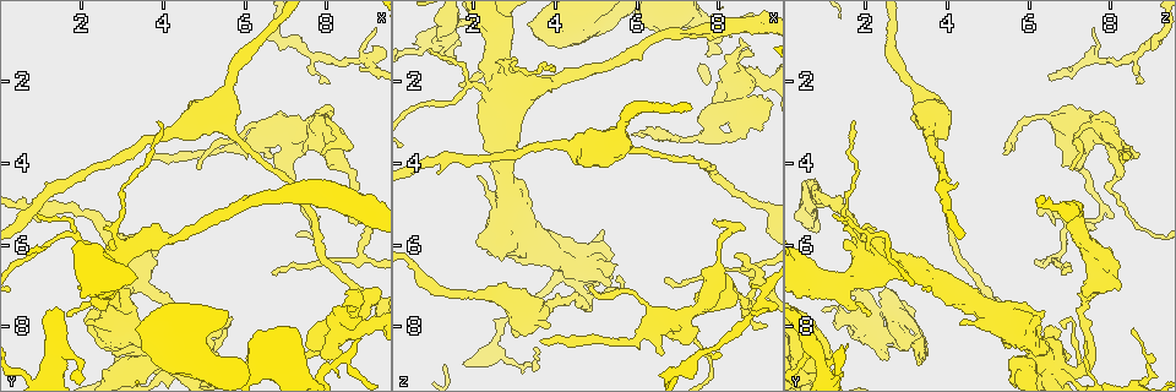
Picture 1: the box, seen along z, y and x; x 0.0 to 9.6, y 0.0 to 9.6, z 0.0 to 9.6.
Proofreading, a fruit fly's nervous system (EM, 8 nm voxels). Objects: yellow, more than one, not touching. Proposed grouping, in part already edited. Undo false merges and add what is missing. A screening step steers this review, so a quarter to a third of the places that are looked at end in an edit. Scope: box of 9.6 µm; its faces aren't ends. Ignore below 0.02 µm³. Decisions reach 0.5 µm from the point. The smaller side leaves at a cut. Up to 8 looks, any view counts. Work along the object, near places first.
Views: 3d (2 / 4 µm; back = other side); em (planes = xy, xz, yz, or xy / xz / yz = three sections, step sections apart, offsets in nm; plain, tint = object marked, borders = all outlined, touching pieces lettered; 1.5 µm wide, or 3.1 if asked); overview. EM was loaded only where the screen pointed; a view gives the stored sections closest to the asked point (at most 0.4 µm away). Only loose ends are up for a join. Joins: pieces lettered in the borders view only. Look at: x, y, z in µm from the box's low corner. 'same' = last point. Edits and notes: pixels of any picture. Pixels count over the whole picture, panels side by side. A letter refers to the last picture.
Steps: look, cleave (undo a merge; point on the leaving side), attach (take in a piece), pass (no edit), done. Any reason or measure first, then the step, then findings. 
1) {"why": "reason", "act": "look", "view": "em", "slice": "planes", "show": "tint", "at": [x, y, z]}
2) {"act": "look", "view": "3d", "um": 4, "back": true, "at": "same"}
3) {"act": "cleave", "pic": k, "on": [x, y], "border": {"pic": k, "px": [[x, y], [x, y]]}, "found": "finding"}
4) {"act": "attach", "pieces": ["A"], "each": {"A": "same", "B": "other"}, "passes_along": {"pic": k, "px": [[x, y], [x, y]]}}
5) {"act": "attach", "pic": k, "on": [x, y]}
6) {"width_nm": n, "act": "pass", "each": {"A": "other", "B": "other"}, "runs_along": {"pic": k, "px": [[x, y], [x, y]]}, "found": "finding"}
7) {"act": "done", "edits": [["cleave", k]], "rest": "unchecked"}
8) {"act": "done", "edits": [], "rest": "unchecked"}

{"why": "an open end", "act": "look", "view": "3d", "um": 4, "at": [1.60, 7.70, 2.10]}

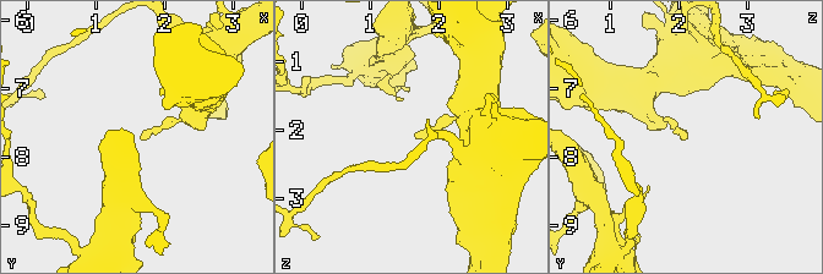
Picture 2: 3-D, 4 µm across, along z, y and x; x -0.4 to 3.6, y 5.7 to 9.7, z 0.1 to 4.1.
{"why": "need the tissue", "act": "look", "view": "em", "slice": "planes", "show": "borders", "at": [1.70, 7.80, 2.10]}

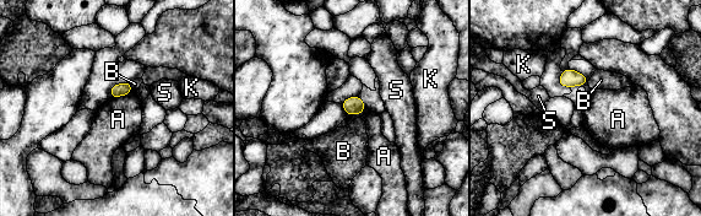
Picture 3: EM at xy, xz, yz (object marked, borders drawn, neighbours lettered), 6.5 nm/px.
{"width_nm": 80, "act": "pass", "each": {"A": "other", "B": "other", "K": "other", "S": "other"}, "border": {"pic": 3, "px": [[131, 91], [110, 98]]}, "found": "no lettered piece goes on from it"}

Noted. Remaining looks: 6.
{"act": "look", "view": "em", "slice": "planes", "show": "borders", "at": [6.70, 6.65, 6.80]}

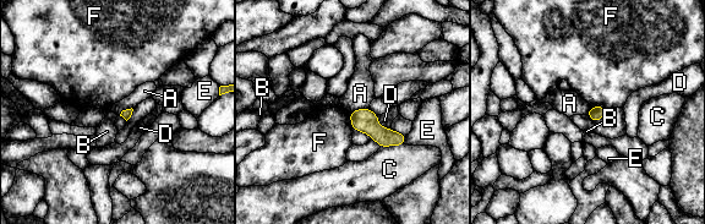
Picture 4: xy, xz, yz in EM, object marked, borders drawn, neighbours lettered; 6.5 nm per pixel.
{"act": "pass", "each": {"A": "other", "B": "other", "C": "other", "D": "other", "E": "other", "F": "other"}, "border": {"pic": 4, "px": [[367, 108], [358, 108], [350, 113]]}, "found": "no lettered piece goes on from it"}

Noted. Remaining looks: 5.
{"why": "branch stops here", "act": "look", "view": "em", "slice": "yz", "step": 4, "show": "tint", "at": [8.85, 7.70, 1.35]}

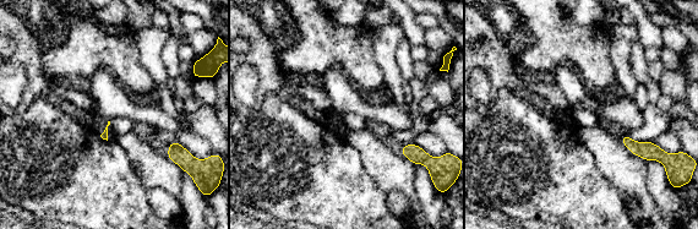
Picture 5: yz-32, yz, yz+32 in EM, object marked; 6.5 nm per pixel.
{"why": "cut it another way", "act": "look", "view": "em", "slice": "planes", "show": "borders", "at": "same"}

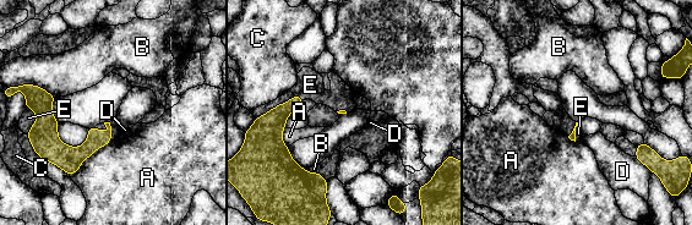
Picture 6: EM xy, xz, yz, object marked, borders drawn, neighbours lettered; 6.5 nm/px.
{"act": "attach", "pic": 6, "on": [310, 84], "each": {"A": "other", "B": "other", "C": "other", "D": "other", "E": "same"}, "passes_along": {"pic": 6, "px": [[265, 136], [283, 103], [310, 84]]}, "found": "the neuron continues"}

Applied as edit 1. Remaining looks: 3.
{"act": "done", "edits": [["attach", 6]], "rest": "unchecked"}

